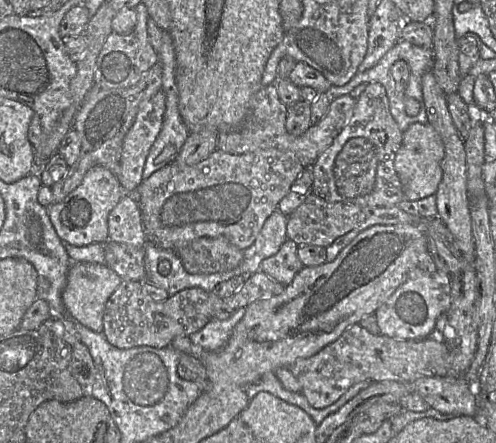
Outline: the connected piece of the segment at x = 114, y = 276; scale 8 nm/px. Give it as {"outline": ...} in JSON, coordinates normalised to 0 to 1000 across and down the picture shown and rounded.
{"outline":[[[145,591],[135,641],[125,659],[125,679],[135,711],[179,743],[208,749],[208,713],[222,668],[246,639],[244,625],[212,596],[192,591]]]}

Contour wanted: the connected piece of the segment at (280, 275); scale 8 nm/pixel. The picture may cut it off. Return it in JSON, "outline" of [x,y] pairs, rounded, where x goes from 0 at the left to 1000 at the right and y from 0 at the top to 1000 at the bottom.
{"outline":[[[579,540],[554,576],[526,591],[524,612],[575,646],[585,641],[593,623],[613,603],[599,567],[601,553]]]}

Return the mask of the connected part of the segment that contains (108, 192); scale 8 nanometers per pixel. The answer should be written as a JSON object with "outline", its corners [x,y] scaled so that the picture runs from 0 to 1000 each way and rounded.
{"outline":[[[194,372],[165,413],[123,456],[97,467],[101,497],[123,542],[149,555],[175,555],[218,544],[218,488],[250,442],[250,431],[220,381]]]}

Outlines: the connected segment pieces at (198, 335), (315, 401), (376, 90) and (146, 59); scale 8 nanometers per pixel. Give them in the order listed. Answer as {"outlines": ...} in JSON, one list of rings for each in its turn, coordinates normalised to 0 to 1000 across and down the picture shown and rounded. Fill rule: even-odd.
{"outlines":[[[[480,695],[466,716],[452,722],[427,718],[397,749],[381,756],[393,779],[421,792],[448,788],[470,747],[474,734],[492,716],[496,695]]],[[[716,731],[641,797],[599,813],[581,833],[607,867],[607,885],[621,910],[637,923],[651,923],[677,907],[704,874],[722,862],[833,862],[857,849],[903,847],[905,786],[895,765],[885,761],[851,767],[794,765],[752,756],[724,731]]],[[[746,185],[718,221],[712,255],[677,307],[627,375],[631,413],[627,436],[655,454],[730,467],[792,467],[815,451],[813,424],[794,377],[794,361],[810,323],[813,300],[784,248],[784,228],[774,196]]],[[[284,5],[270,20],[276,29],[272,63],[258,77],[226,72],[212,90],[194,140],[192,190],[212,199],[266,196],[321,135],[319,120],[313,117],[298,88],[296,50],[300,29],[296,16]]]]}

